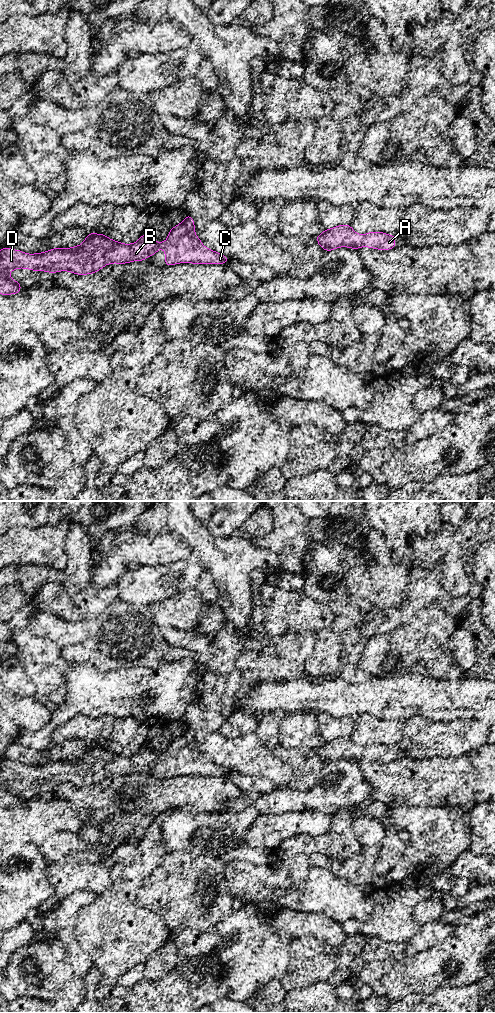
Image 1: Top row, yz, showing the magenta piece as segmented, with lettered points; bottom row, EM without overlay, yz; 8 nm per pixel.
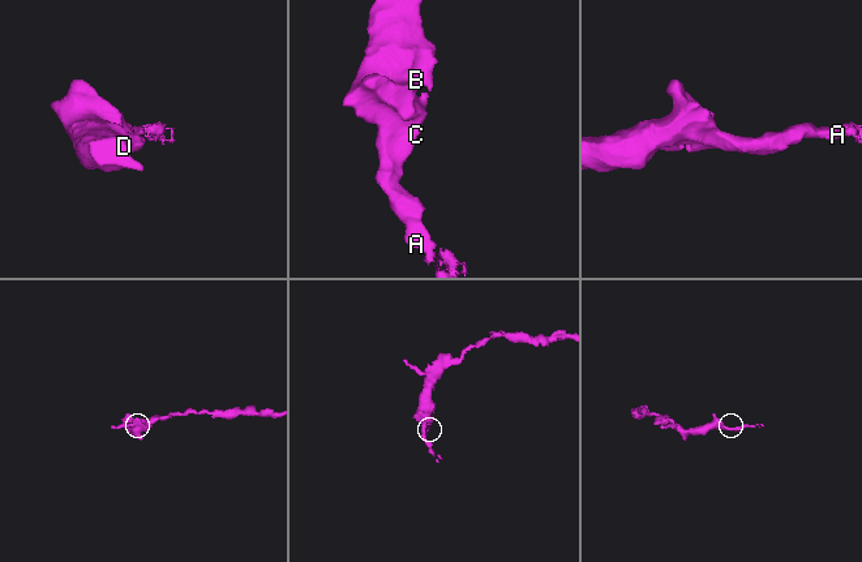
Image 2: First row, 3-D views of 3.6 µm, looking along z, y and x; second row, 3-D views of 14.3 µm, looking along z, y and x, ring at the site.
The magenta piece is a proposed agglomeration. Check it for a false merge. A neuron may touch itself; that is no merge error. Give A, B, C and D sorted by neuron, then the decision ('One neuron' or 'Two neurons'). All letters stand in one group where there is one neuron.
Groups: A B C D. One neuron

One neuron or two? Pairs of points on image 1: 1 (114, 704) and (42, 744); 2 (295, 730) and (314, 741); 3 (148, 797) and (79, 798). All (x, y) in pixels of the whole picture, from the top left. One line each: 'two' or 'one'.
1: one
2: one
3: one

